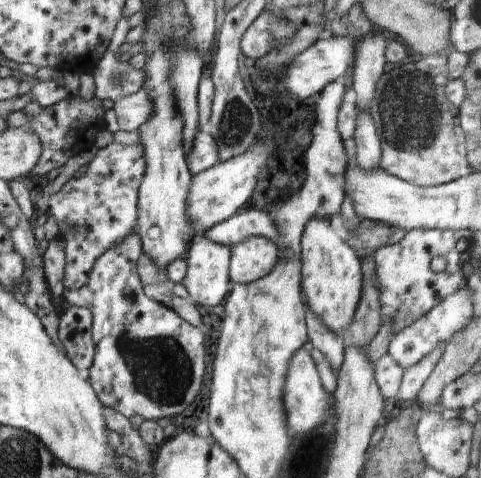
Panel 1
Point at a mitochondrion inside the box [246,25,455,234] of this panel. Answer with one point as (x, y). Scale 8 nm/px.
(408, 110)

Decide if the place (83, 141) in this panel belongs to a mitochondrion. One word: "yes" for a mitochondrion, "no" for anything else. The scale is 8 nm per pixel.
no

